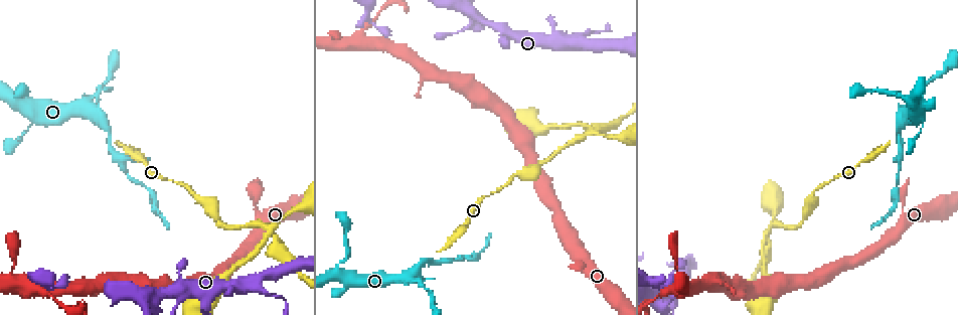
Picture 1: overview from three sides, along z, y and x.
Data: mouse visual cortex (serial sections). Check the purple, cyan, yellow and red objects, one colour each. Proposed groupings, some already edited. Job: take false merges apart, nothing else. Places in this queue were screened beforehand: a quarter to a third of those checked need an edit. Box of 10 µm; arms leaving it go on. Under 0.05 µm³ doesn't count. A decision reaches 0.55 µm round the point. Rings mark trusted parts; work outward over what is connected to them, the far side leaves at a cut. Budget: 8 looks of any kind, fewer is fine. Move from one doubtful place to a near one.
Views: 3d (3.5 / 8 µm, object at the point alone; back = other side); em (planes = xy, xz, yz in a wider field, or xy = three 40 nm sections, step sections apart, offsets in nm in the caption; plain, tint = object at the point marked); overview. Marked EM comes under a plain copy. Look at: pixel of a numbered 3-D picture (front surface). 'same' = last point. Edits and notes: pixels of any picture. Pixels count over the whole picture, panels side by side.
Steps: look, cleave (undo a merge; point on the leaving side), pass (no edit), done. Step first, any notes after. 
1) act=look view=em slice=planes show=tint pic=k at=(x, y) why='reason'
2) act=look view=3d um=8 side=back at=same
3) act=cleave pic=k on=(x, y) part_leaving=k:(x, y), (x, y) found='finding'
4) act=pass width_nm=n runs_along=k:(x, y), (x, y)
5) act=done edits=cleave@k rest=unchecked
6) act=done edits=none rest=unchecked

act=look view=3d um=3.5 pic=1 at=(431, 260) why='a narrow waist'

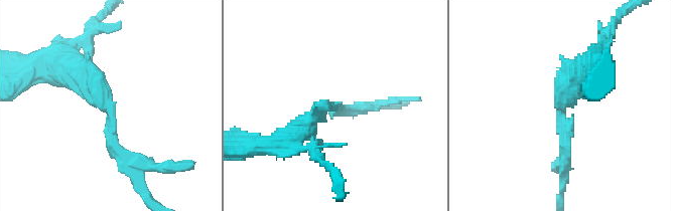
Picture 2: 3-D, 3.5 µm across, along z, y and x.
act=look view=em slice=xy step=3 show=tint pic=2 at=(338, 107) arm_widths_nm=200,300

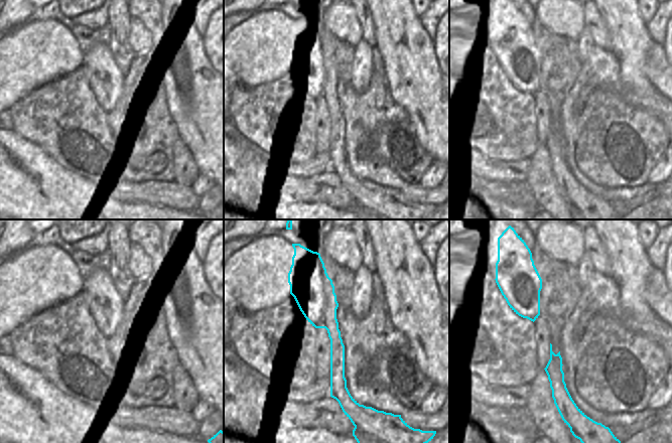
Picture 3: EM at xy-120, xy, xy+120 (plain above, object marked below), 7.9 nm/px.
act=cleave pic=2 on=(564, 148) part_leaving=2:(560, 113), (565, 153), (560, 199) found='a second cell is stuck on'

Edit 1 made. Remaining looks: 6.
act=look view=overview why='redraw'

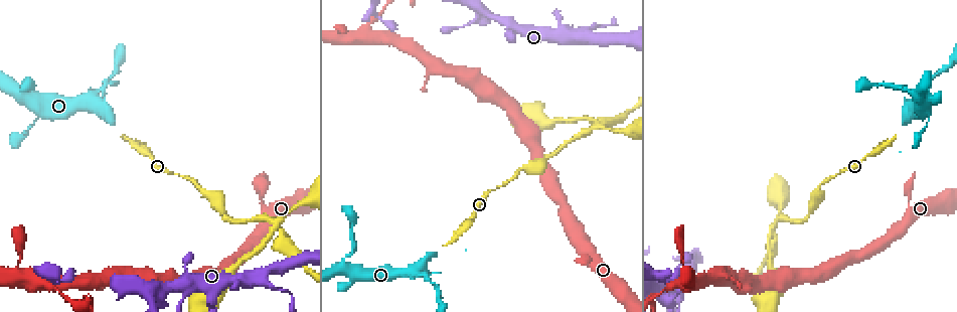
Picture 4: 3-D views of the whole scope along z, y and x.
act=look view=3d um=3.5 pic=4 at=(186, 292) why='sudden change in width'

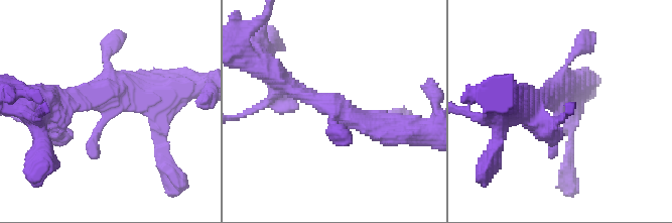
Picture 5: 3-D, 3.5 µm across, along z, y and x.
act=look view=em slice=planes show=tint pic=5 at=(109, 110) why='need the tissue'

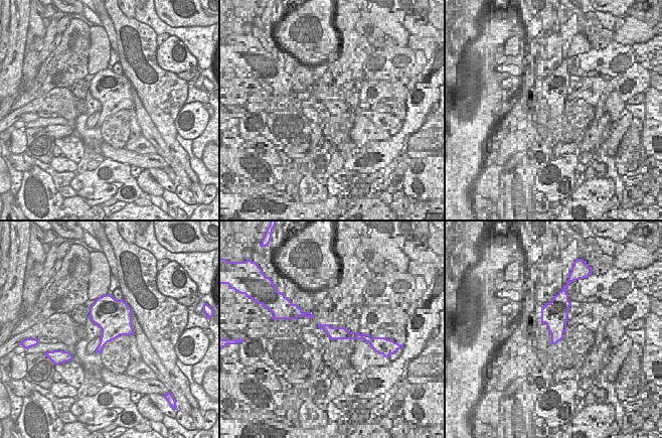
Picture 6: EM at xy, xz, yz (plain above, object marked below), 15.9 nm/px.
act=pass runs_along=5:(158, 78), (118, 91), (93, 137), (100, 152) found='continuous, no second cell'

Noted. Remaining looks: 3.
act=look view=3d um=3.5 pic=4 at=(18, 267) why='narrows sharply'

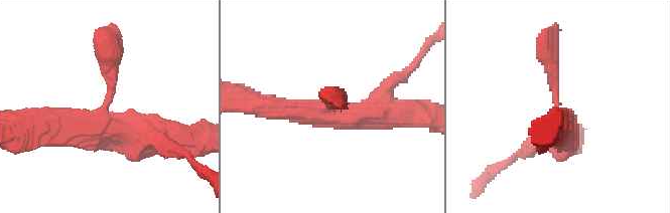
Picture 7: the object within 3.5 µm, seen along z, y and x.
act=look view=em slice=planes show=tint pic=7 at=(105, 105)

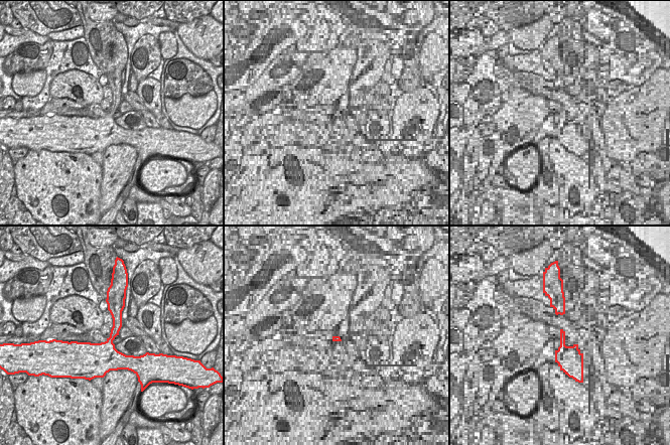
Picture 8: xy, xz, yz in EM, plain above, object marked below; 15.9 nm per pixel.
act=pass runs_along=7:(149, 133), (103, 124), (112, 92), (106, 43) found='all the same cell'

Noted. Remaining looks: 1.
act=done edits=cleave@2 rest=unchecked

